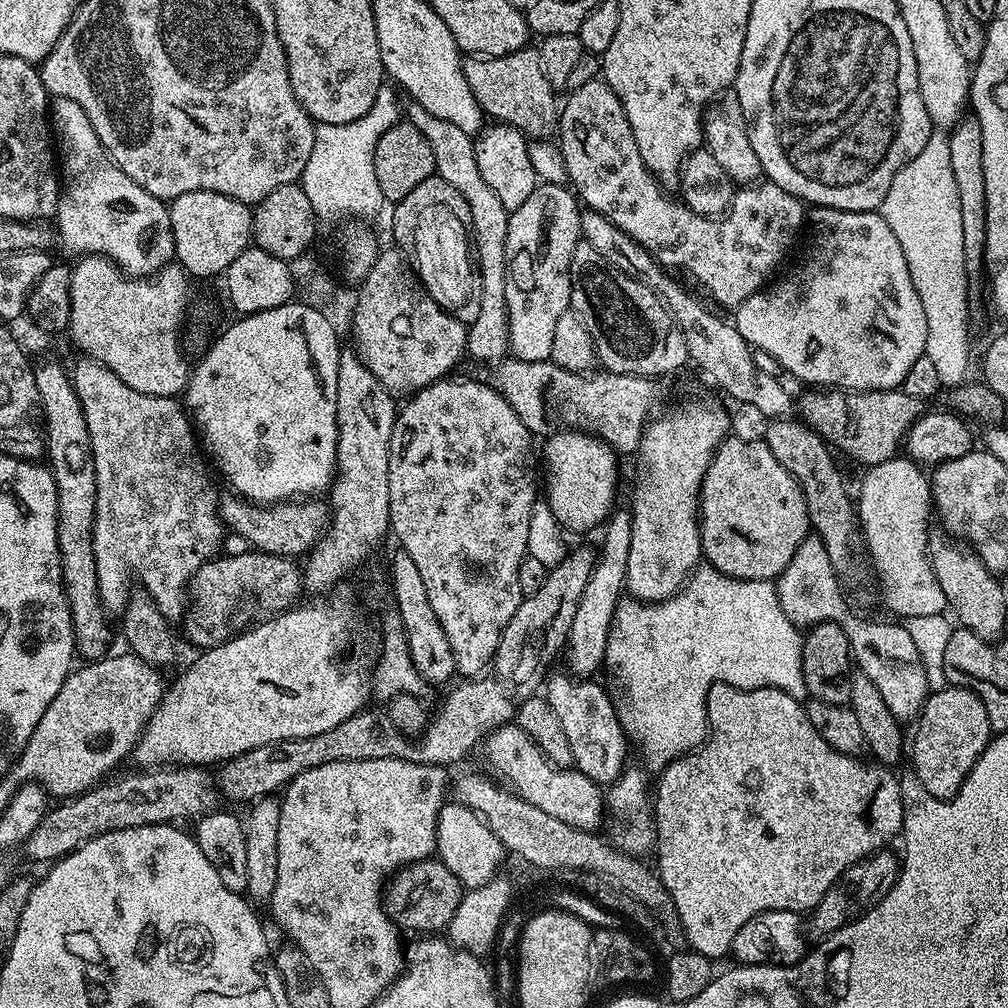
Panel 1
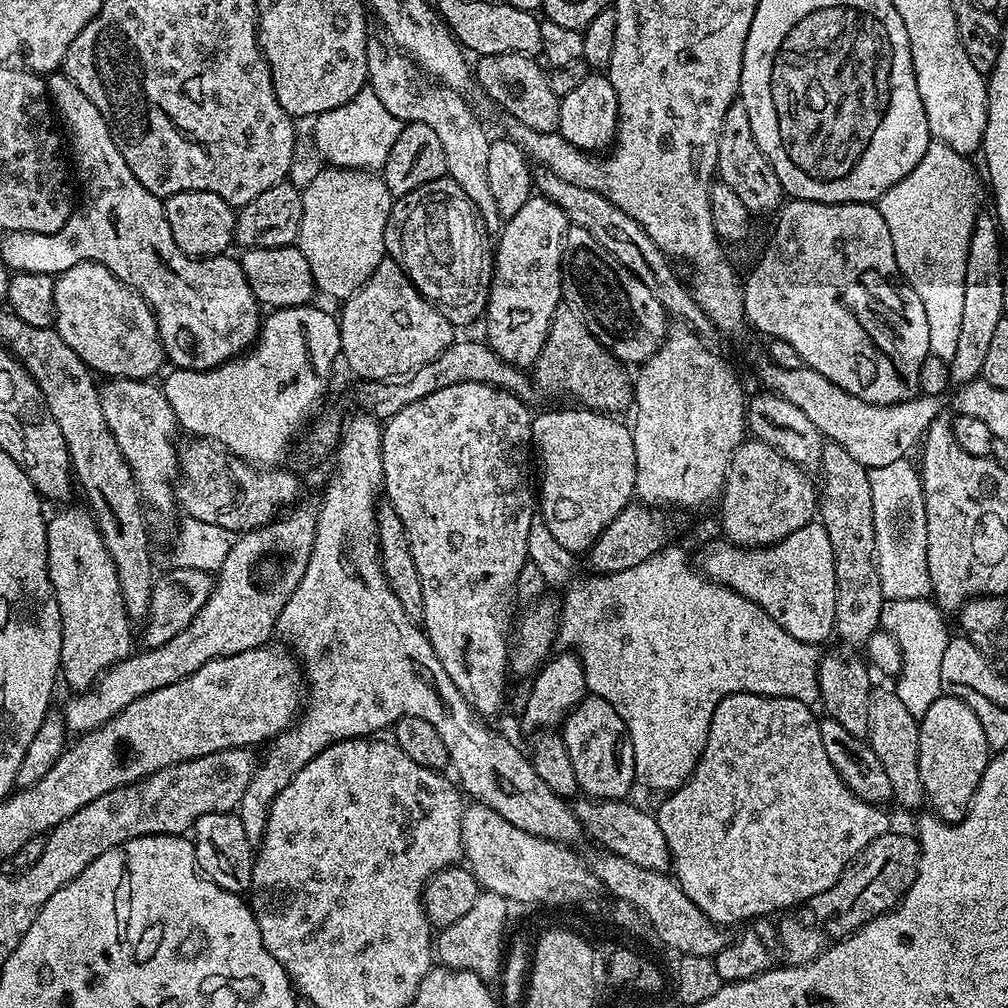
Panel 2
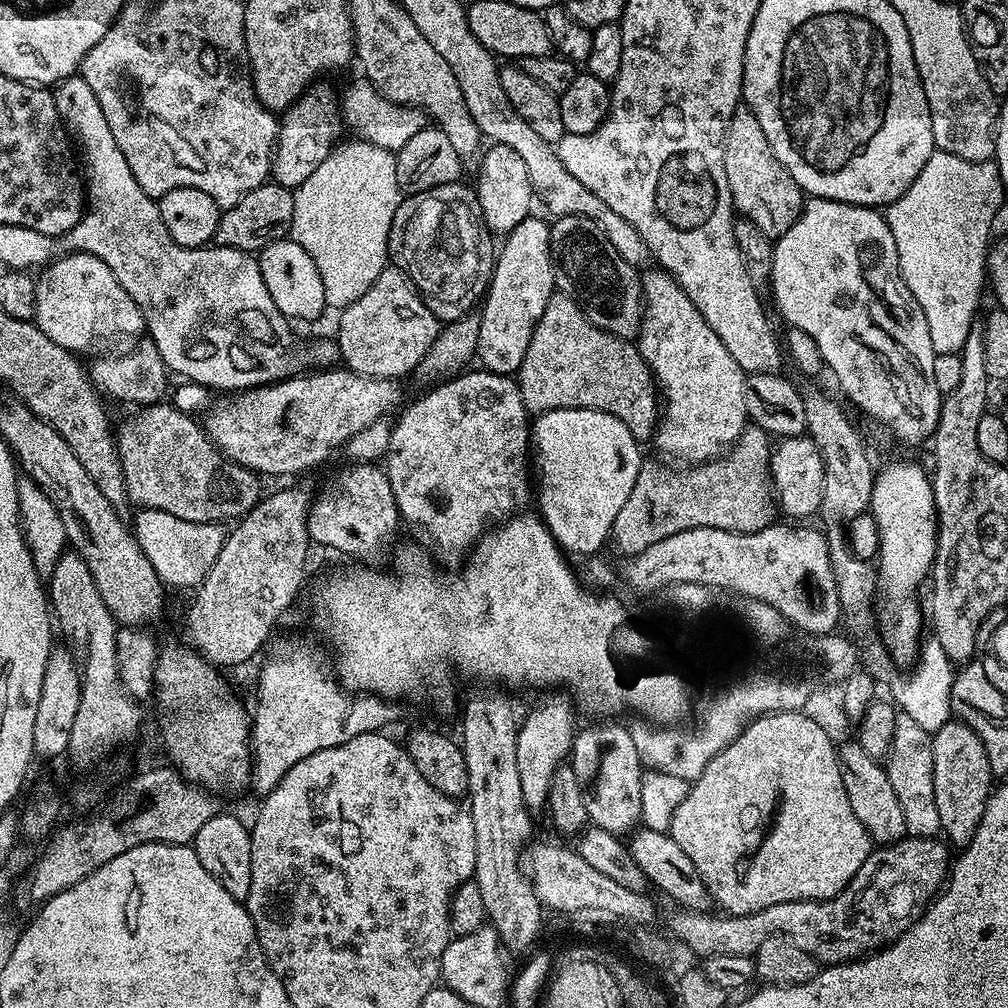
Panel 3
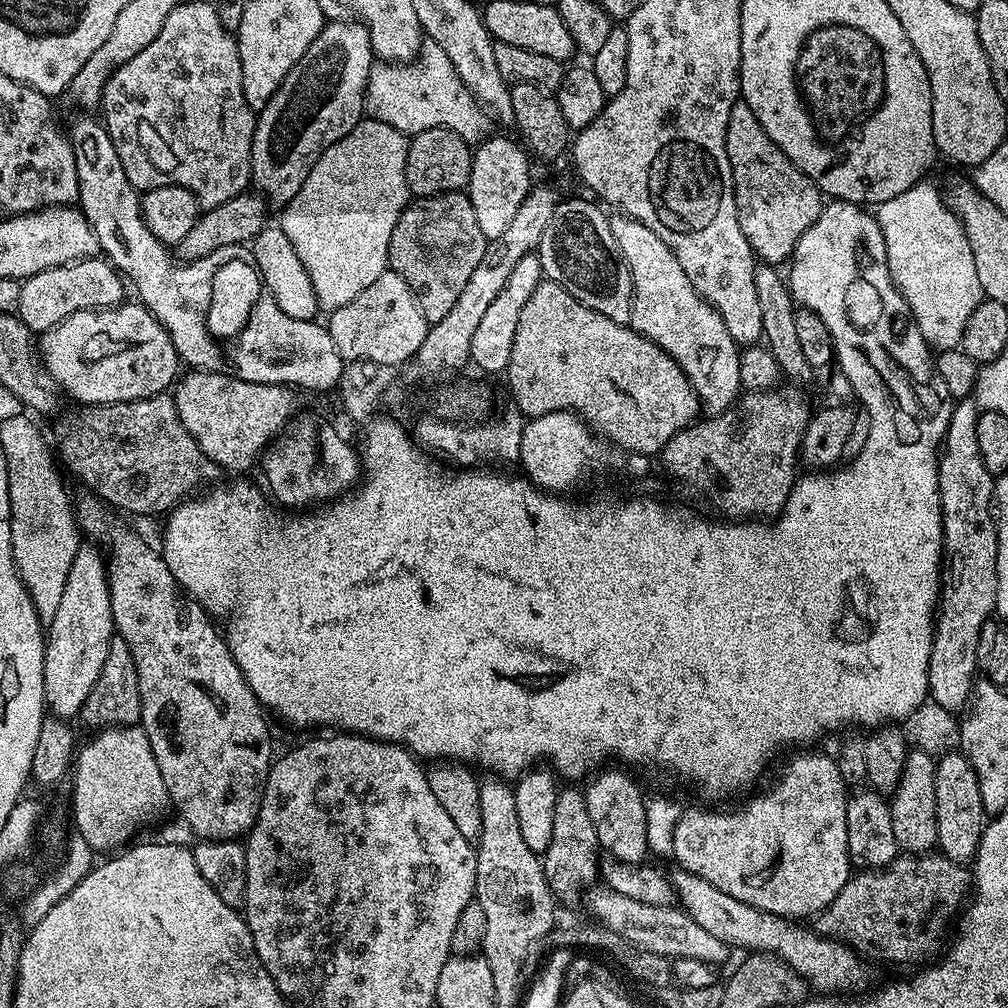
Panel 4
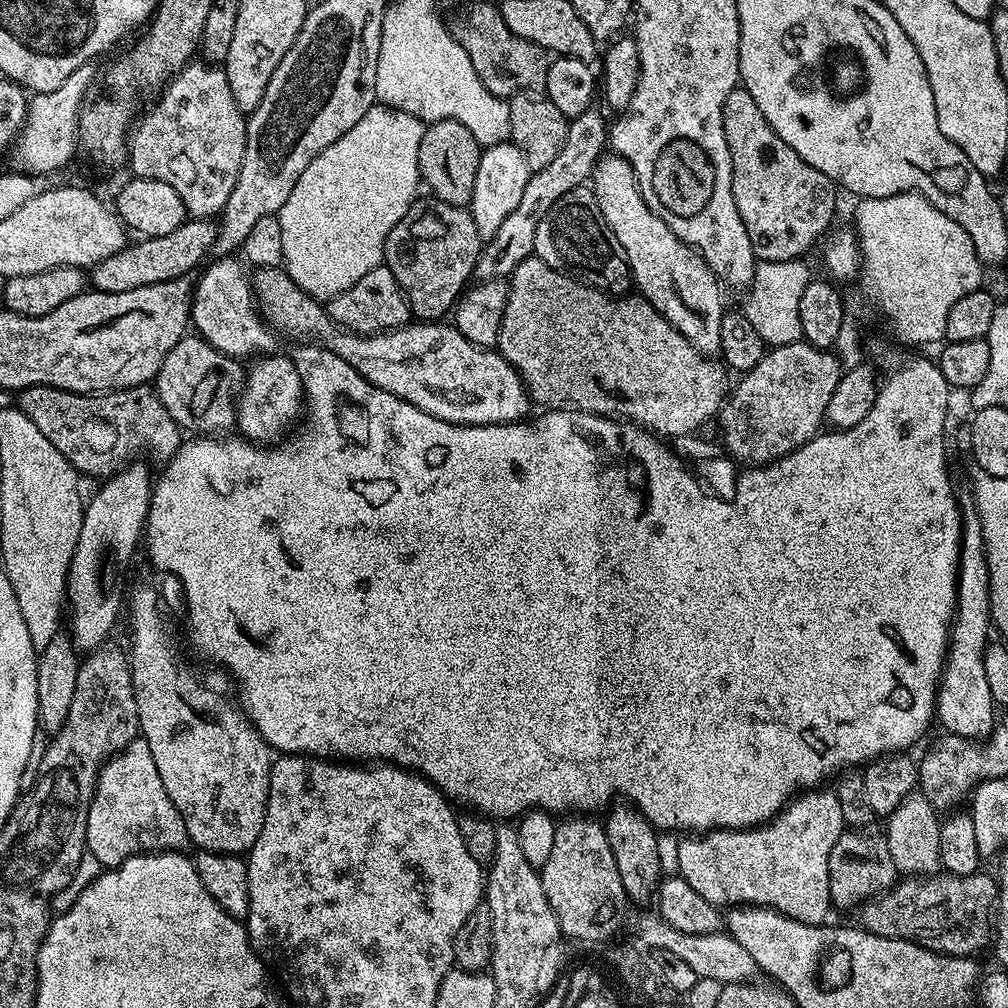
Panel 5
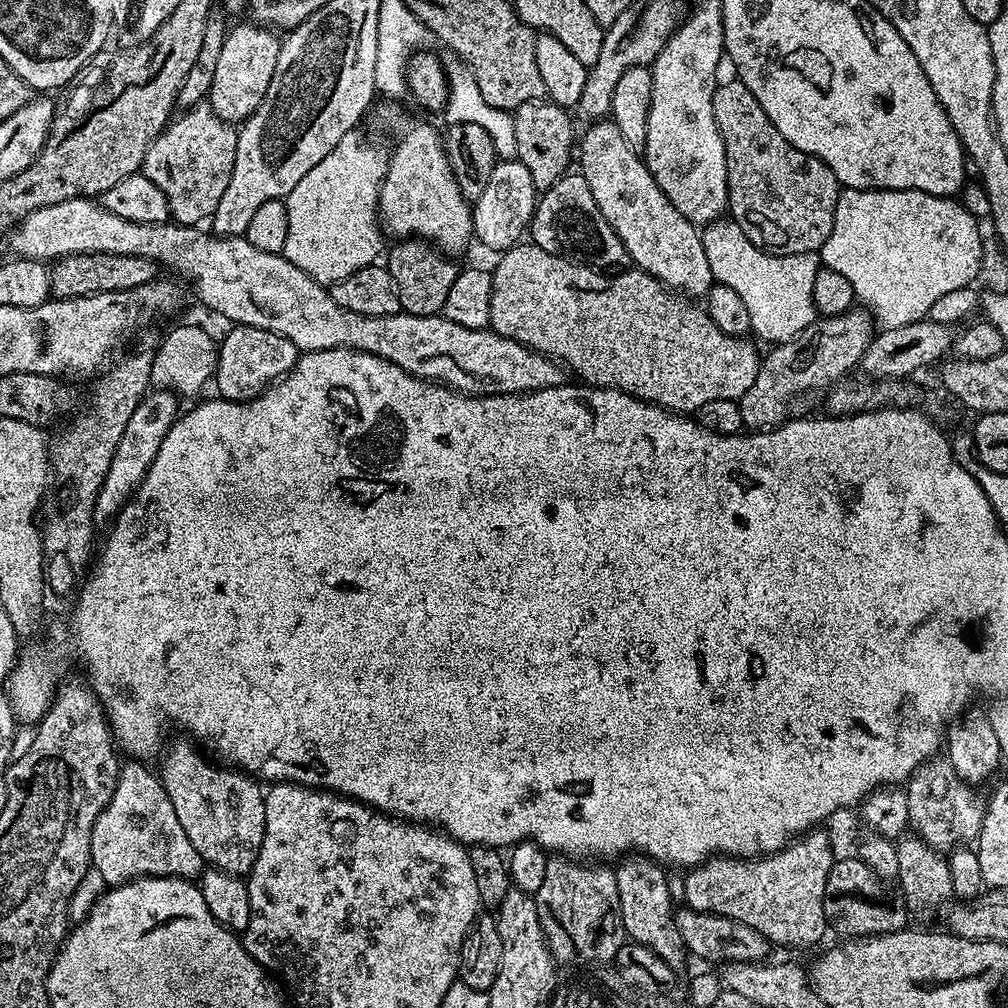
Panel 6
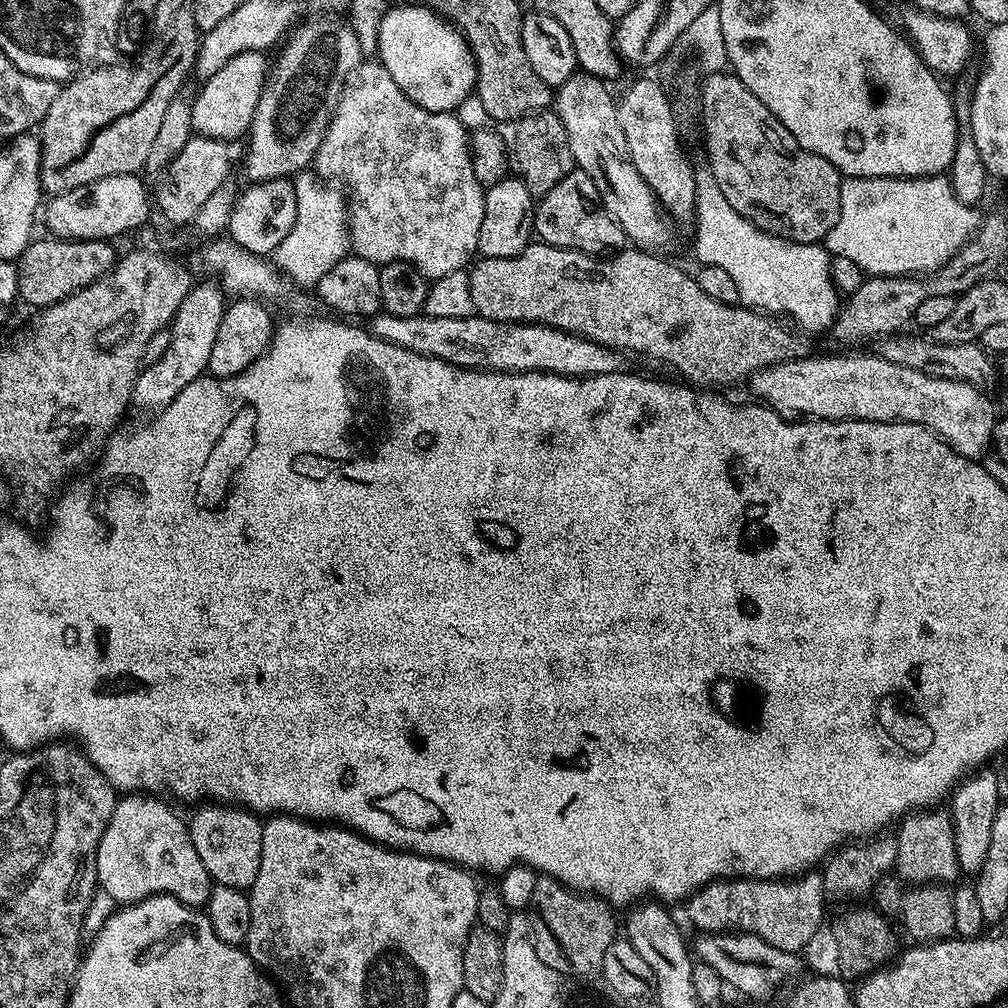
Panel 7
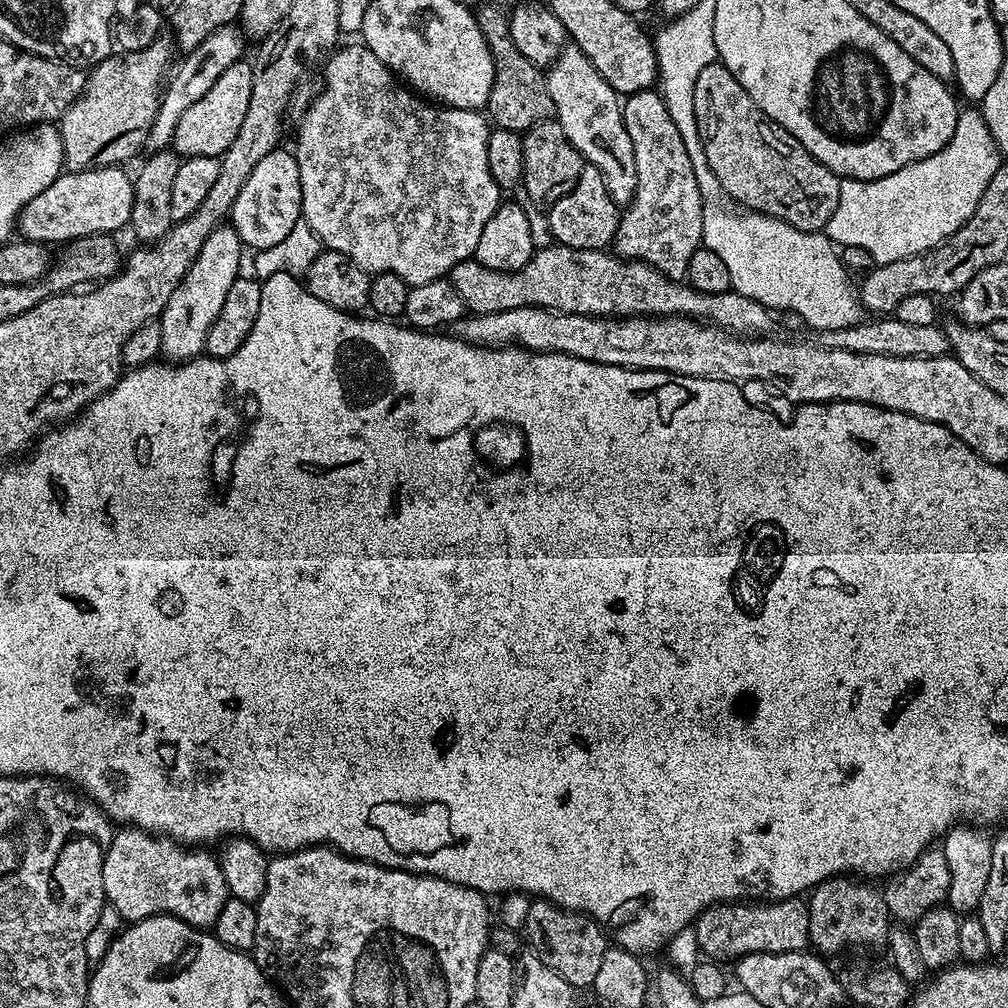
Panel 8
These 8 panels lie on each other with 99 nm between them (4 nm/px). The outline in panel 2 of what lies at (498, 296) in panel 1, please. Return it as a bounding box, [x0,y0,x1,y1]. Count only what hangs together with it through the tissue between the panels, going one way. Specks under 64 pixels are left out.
[368,38,502,234]

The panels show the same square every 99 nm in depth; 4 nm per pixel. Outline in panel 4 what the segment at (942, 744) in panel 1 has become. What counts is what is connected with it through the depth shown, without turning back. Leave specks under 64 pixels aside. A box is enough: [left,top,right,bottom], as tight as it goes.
[934,751,986,865]

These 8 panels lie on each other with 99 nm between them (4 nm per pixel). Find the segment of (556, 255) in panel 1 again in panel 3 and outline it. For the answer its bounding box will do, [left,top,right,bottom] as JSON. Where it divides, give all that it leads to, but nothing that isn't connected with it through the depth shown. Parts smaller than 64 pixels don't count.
[475,227,556,376]

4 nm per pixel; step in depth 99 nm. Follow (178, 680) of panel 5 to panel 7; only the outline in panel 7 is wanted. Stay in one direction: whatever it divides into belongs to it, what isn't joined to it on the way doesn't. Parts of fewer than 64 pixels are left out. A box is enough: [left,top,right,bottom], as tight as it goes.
[187,802,264,891]

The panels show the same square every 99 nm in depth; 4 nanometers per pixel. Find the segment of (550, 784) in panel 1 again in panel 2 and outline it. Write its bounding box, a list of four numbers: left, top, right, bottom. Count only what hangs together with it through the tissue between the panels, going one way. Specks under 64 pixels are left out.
[574,798,672,872]

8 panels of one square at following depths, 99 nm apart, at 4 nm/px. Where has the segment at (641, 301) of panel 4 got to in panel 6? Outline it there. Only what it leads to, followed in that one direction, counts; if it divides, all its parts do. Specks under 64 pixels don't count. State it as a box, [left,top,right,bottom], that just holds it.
[578,118,714,298]

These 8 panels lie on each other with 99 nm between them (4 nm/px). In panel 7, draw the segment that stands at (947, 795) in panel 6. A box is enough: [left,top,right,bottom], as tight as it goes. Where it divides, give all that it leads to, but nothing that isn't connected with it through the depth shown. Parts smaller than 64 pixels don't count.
[894,810,961,885]

